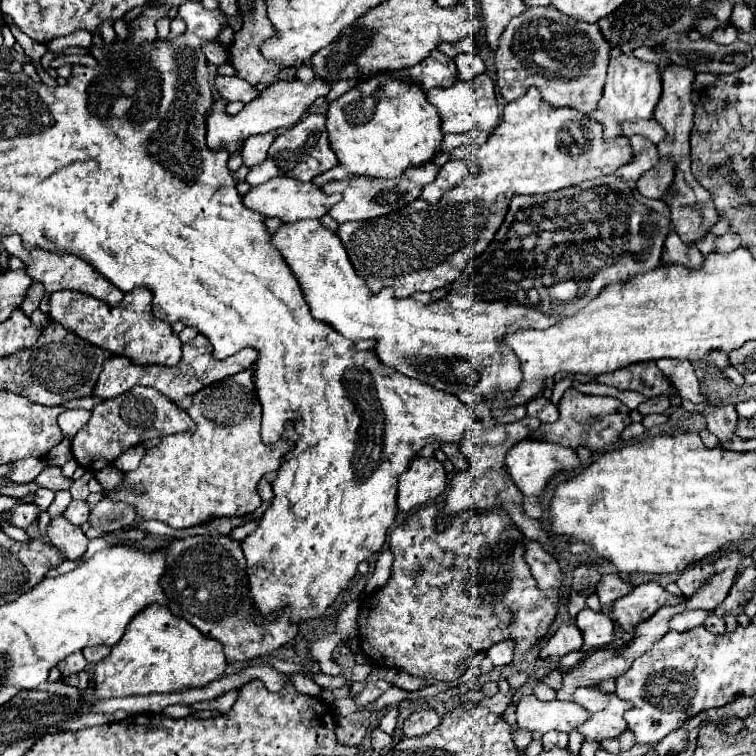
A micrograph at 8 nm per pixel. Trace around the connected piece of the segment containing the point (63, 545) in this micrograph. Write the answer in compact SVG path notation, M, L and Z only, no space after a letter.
M64 516L52 518L48 526L48 536L50 536L50 542L66 556L66 560L80 562L88 546L88 538L84 536L80 526L70 524Z

